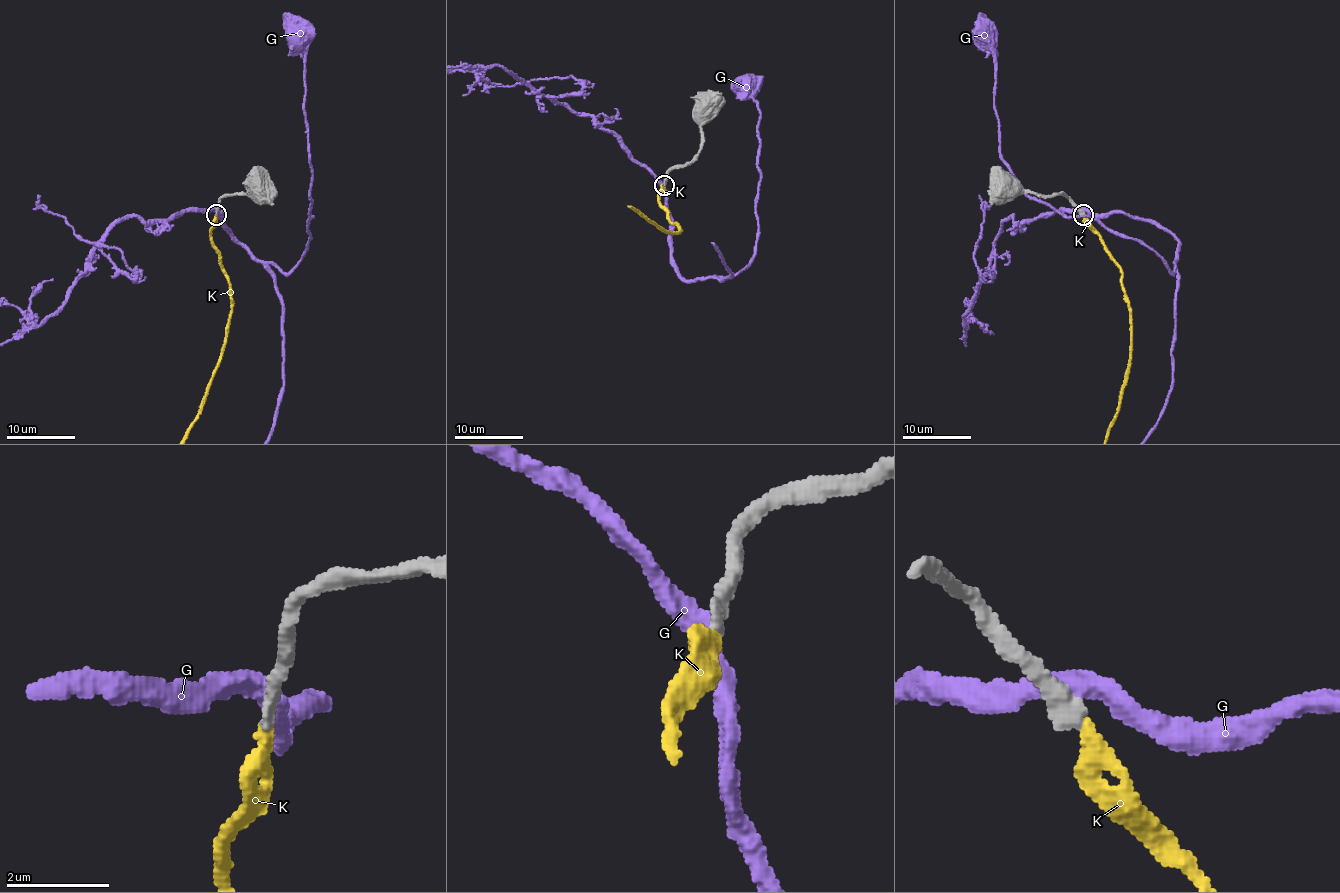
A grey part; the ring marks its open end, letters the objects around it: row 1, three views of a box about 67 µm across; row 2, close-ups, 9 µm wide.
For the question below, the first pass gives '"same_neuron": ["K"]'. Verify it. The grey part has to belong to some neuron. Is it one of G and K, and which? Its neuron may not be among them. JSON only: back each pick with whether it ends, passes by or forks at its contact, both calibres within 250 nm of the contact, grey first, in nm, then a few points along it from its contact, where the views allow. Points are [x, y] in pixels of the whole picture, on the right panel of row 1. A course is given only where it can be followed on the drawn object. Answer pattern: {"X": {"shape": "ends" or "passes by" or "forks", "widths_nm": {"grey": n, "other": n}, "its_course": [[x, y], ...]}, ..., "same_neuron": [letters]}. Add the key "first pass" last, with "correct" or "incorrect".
{"K": {"shape": "ends", "widths_nm": {"grey": 320, "other": 320}}, "same_neuron": ["K"], "first pass": "correct"}

